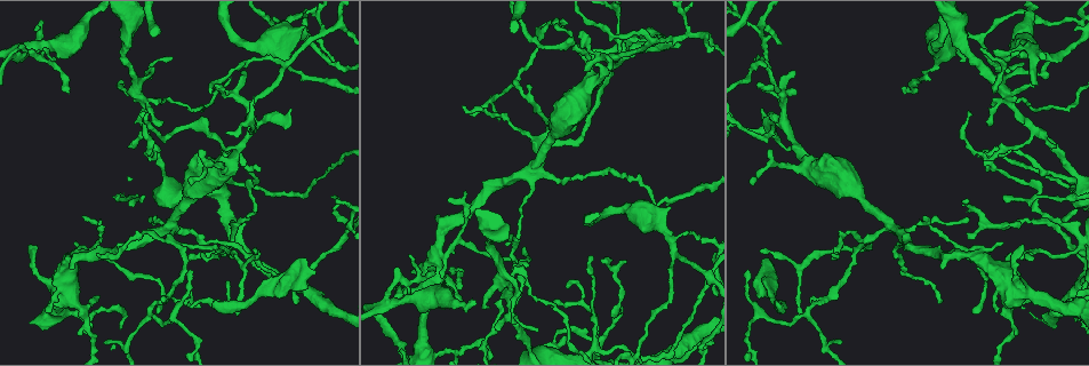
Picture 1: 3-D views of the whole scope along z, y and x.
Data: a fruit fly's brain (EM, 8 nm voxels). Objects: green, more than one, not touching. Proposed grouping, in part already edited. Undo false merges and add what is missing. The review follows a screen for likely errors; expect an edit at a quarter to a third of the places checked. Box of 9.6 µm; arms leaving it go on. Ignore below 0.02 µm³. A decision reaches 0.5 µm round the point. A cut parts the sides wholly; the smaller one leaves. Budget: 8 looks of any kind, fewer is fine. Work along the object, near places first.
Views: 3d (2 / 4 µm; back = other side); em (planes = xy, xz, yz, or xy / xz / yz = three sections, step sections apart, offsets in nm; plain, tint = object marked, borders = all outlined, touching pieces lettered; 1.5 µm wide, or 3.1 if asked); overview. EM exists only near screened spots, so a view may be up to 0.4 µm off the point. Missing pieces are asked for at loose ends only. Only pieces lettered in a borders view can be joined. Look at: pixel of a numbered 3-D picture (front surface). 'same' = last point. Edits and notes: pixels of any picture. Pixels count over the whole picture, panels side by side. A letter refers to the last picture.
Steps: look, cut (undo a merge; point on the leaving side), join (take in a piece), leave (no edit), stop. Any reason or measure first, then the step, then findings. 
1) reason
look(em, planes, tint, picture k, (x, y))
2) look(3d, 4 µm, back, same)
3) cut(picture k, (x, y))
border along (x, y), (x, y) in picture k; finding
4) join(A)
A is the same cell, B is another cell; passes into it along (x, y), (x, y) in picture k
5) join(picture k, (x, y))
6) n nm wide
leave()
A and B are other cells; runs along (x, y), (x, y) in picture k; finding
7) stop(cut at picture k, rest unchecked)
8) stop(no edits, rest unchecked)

tapers out
look(em, planes, plain, picture 1, (969, 218))

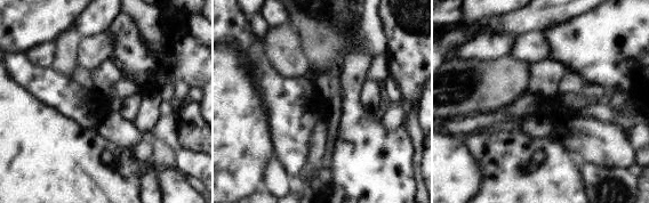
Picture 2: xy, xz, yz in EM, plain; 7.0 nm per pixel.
what lies round it
look(em, planes, borders, same)

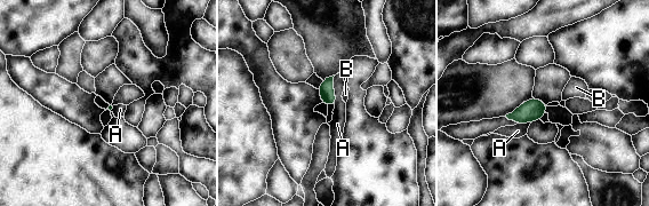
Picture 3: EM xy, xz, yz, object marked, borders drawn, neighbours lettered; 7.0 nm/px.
70 nm wide
leave()
A and B are other cells; border along (335, 76), (334, 104) in picture 3; none of them fits

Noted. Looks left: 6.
thin end
look(em, yz, step 8, borders, picture 1, (485, 308))

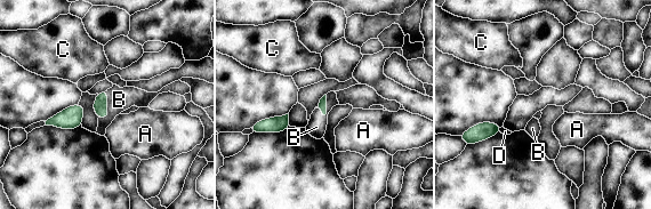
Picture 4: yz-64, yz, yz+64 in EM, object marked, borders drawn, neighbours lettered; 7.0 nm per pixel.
look(em, planes, borders, same)

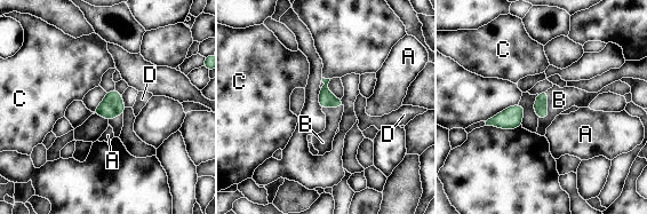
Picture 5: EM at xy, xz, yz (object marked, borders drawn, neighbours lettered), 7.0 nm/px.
100 nm wide
join(B)
B is the same cell, A, C and D are other cells; passes into it along (541, 103), (546, 106), (559, 100) in picture 5; it goes on there

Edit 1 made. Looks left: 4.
calibre changes
look(em, xy, step 4, tint, picture 1, (195, 234))

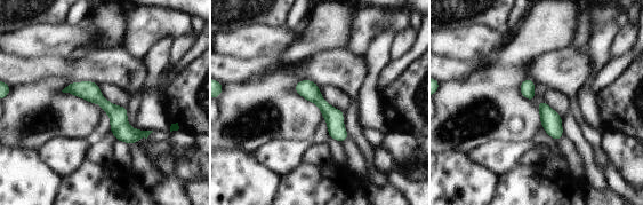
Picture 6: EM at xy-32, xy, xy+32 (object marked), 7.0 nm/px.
another direction
look(em, planes, borders, same)

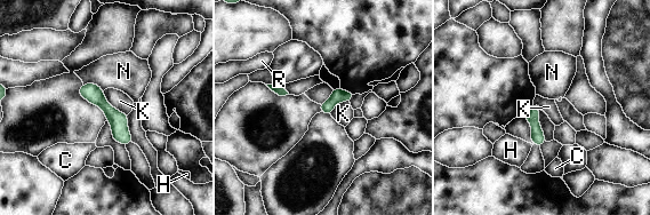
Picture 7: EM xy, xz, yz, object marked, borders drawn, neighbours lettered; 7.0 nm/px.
K touches over 240 nm
leave()
C, H, K, N and R are other cells; continuous, no second cell

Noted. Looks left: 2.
stop(join at picture 5, rest unchecked)

